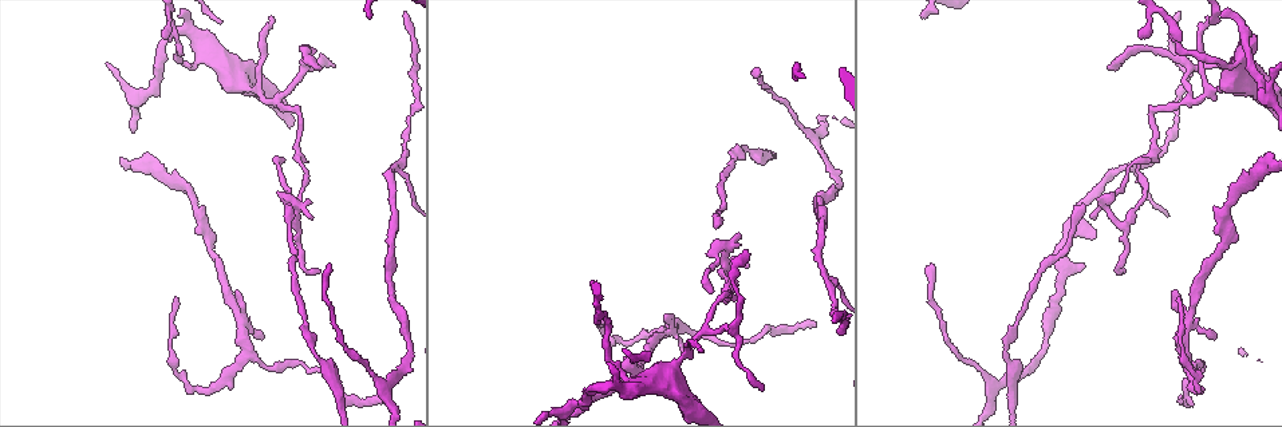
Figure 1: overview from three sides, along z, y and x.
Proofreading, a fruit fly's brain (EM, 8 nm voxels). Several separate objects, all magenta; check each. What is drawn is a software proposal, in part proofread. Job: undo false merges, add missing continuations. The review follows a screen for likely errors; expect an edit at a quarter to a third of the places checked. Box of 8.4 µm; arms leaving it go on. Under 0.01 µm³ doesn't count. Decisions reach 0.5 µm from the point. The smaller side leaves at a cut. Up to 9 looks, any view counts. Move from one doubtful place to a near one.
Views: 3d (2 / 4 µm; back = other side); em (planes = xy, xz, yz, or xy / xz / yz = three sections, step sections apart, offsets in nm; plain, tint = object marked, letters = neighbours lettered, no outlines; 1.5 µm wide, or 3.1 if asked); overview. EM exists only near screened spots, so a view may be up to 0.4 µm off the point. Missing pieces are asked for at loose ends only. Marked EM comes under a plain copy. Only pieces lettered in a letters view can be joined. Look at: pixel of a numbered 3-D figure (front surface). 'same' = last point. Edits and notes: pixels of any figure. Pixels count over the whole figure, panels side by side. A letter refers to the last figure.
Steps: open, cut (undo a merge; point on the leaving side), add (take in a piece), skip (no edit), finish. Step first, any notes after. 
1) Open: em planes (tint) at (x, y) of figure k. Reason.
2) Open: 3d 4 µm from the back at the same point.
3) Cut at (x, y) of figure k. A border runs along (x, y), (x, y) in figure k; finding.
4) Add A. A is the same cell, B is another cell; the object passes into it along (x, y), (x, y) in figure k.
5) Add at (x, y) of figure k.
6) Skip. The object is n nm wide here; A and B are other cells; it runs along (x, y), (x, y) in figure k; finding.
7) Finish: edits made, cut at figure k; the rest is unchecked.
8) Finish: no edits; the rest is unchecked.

Open: em xz step 4 (letters) at (1137, 36) of figure 1. Tapers out.

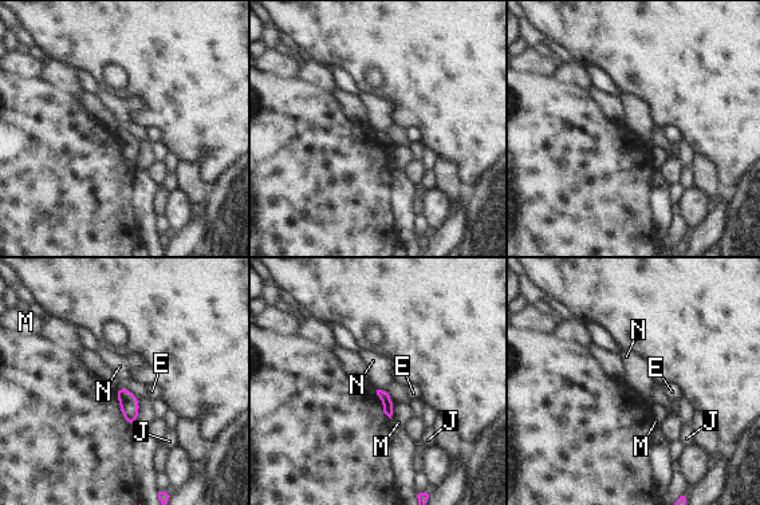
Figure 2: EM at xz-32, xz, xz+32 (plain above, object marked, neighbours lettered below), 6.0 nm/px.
Skip. The object is 70 nm wide here; the longest contact is with M, 170 nm; E, J, M and N are other cells; no lettered piece goes on from it.

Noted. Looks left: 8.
Open: em xz step 8 (letters) at (1189, 101) of figure 1. Abrupt turn.

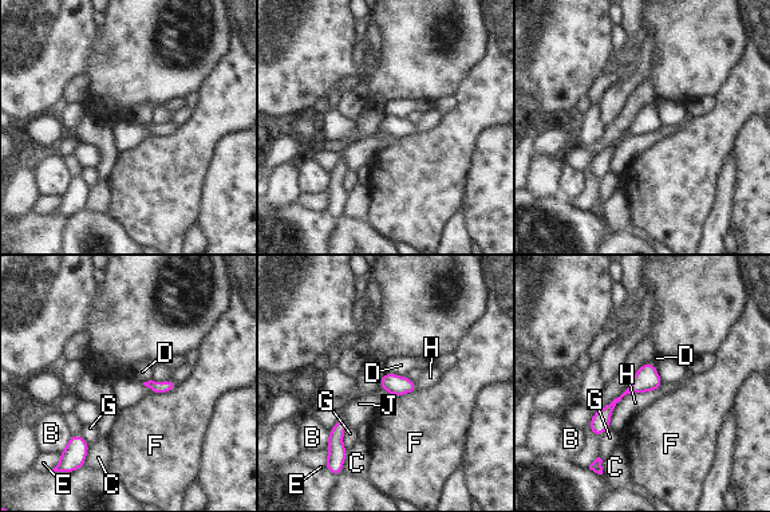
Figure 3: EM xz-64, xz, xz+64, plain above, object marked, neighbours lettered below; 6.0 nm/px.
Skip. B, C, D, E, F, G, H and J are other cells; continuous, no second cell.

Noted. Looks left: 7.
Open: 3d 4 µm from the back at (717, 209) of figure 1. Thin neck.

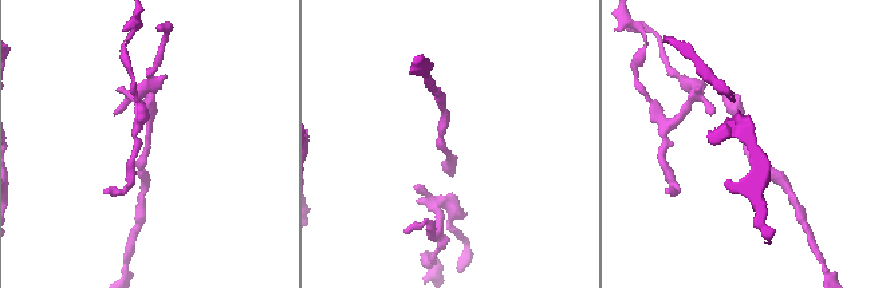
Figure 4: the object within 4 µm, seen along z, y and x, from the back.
Open: em xy step 4 (tint) at (446, 151) of figure 4. Need the tissue.

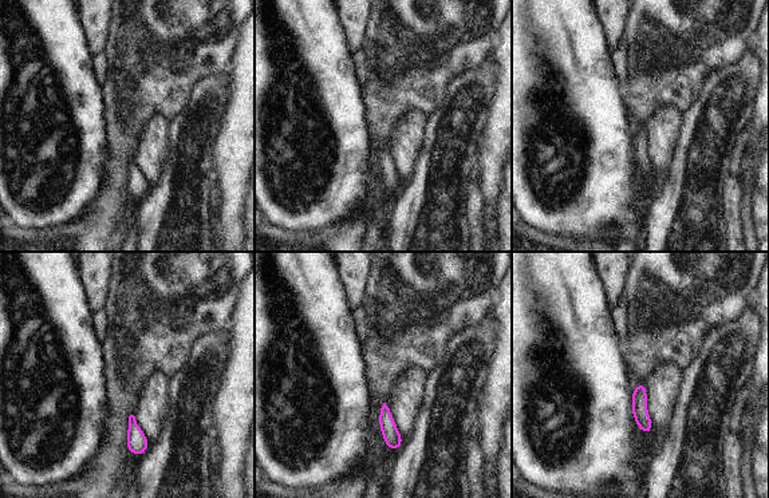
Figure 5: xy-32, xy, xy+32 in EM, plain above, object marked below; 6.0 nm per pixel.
Open: em xy step 4 (letters) at the same point.

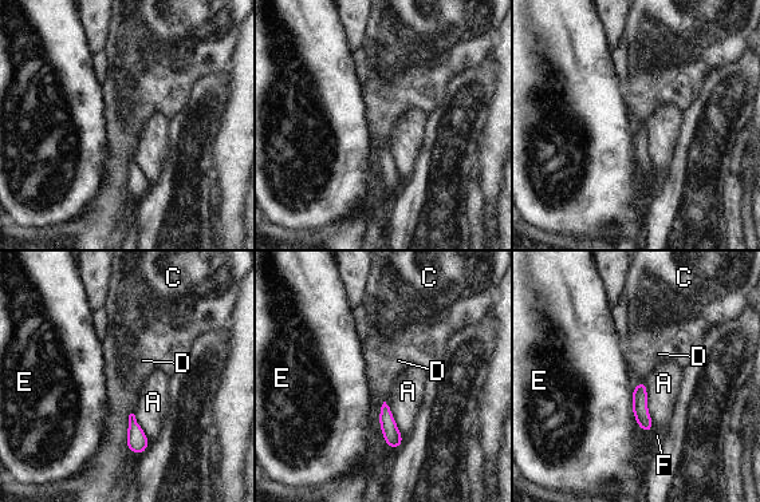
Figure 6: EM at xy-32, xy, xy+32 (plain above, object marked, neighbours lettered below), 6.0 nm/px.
Skip. A, C, D, E and F are other cells; one cell here.

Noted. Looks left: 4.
Open: 3d 2 µm at (816, 324) of figure 1. Branch stops here.

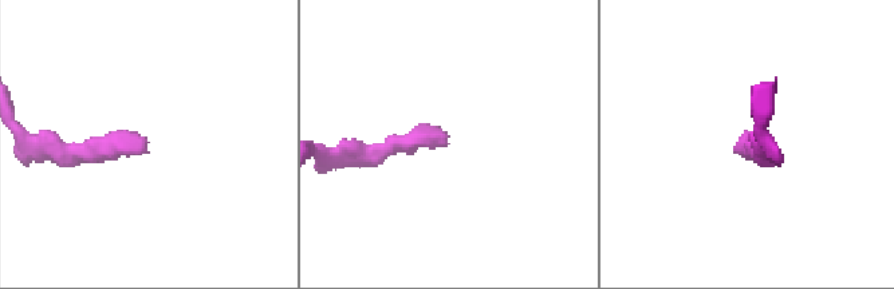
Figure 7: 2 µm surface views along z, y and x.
Open: em yz step 4 (tint) at (744, 143) of figure 7. Shape alone is not enough.

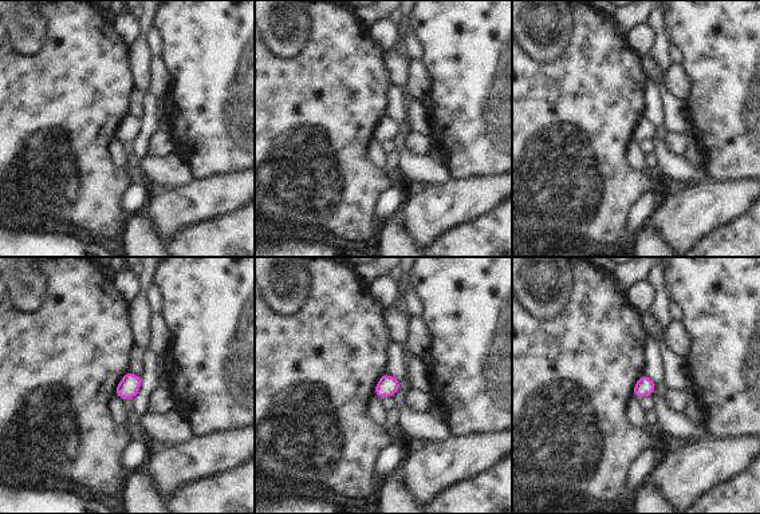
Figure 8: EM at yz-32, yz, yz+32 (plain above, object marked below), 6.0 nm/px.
Open: em planes (letters) at the same point.

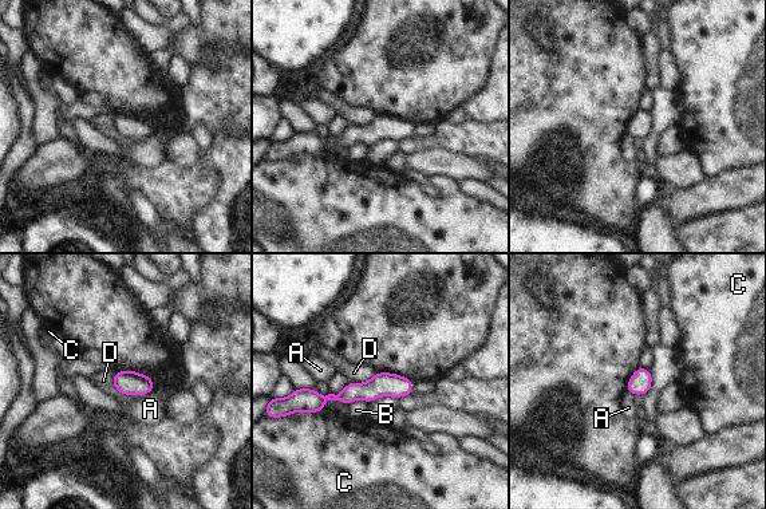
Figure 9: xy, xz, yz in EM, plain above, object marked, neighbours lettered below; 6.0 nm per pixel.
Skip. A, B, C and D are other cells; none of them fits.

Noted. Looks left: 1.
Finish: no edits; the rest is unchecked.

